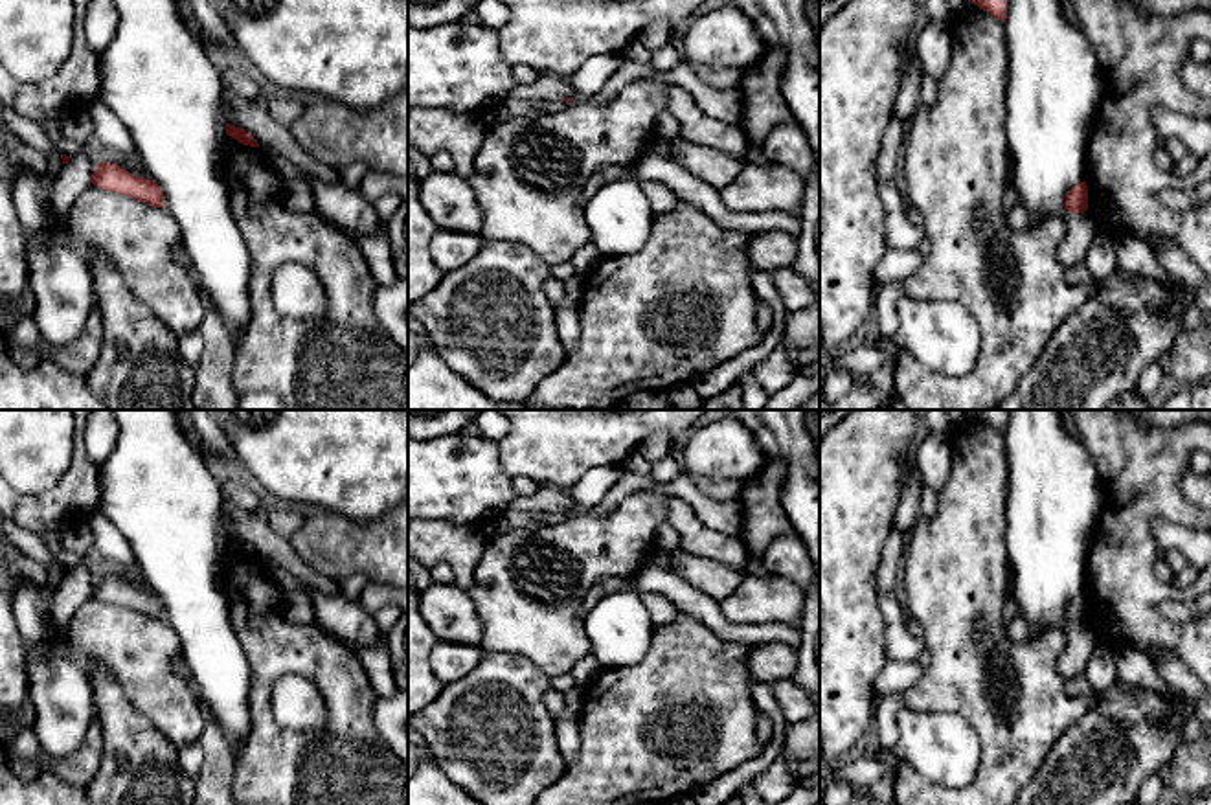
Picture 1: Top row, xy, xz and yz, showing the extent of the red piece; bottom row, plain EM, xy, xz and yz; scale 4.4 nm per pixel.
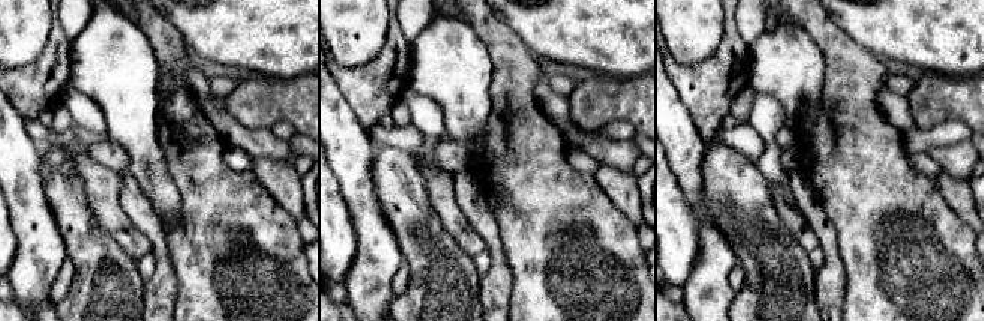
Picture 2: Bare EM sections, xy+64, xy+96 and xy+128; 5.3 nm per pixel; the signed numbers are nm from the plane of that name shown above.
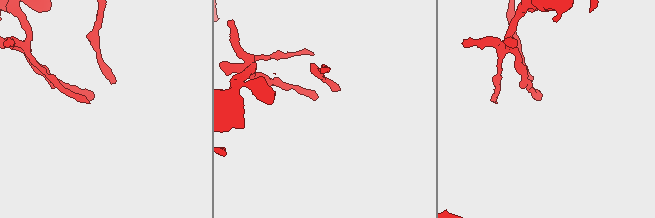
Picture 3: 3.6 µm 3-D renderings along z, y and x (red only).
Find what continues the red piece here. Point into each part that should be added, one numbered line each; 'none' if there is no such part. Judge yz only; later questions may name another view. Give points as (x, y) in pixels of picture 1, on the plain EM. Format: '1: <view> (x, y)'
1: yz (1083, 640)

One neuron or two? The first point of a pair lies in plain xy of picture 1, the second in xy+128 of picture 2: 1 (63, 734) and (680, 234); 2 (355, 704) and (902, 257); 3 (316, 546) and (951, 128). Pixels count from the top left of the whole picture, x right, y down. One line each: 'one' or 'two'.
1: two
2: one
3: two

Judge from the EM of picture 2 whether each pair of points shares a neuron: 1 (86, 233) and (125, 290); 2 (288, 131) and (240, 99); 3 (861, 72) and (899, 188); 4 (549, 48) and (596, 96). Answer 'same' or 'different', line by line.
1: same
2: different
3: same
4: different

